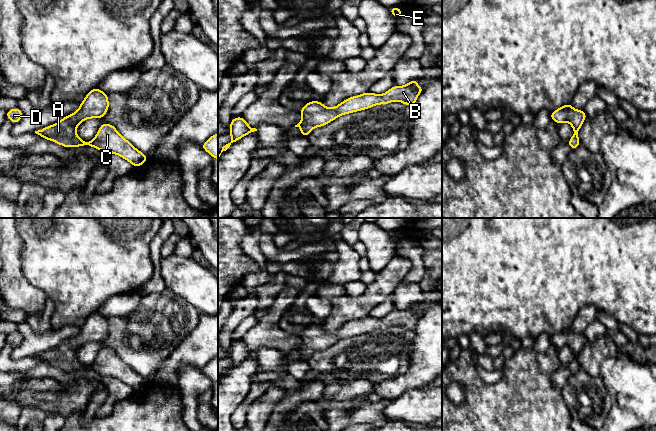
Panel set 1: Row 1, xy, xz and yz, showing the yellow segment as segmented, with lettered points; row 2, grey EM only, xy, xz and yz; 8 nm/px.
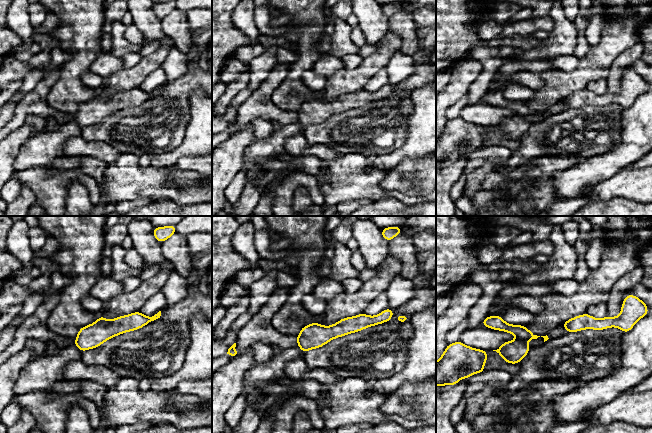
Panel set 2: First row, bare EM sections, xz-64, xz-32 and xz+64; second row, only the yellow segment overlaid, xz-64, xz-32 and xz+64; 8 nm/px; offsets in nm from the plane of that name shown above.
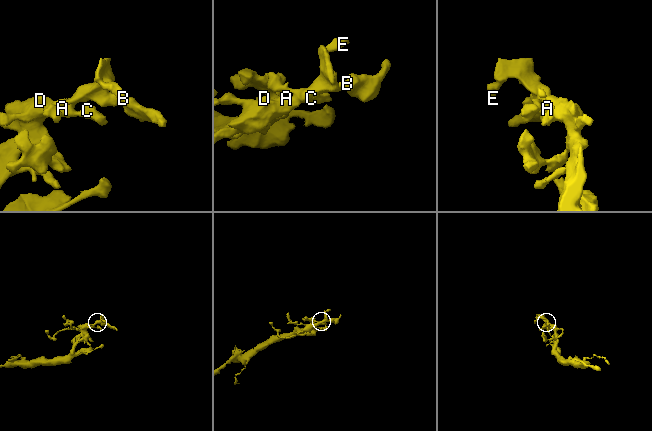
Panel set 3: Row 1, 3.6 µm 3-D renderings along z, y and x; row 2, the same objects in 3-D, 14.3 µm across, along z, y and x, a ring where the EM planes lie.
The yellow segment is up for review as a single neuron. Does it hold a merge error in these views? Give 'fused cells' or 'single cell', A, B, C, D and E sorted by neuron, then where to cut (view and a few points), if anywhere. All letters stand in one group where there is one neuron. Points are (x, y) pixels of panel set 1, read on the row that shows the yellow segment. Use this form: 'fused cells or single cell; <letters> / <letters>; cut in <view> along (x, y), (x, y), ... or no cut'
single cell; A B C D E; no cut

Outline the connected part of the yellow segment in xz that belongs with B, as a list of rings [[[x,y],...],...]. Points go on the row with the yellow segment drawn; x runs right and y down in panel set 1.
[[[413,79],[406,85],[393,86],[381,95],[366,92],[352,96],[332,108],[324,106],[321,100],[310,101],[299,111],[302,120],[295,127],[301,129],[300,136],[307,137],[313,128],[327,125],[341,115],[369,109],[378,104],[385,105],[397,101],[407,106],[414,106],[418,95],[425,89],[417,86],[418,81],[418,79]]]

